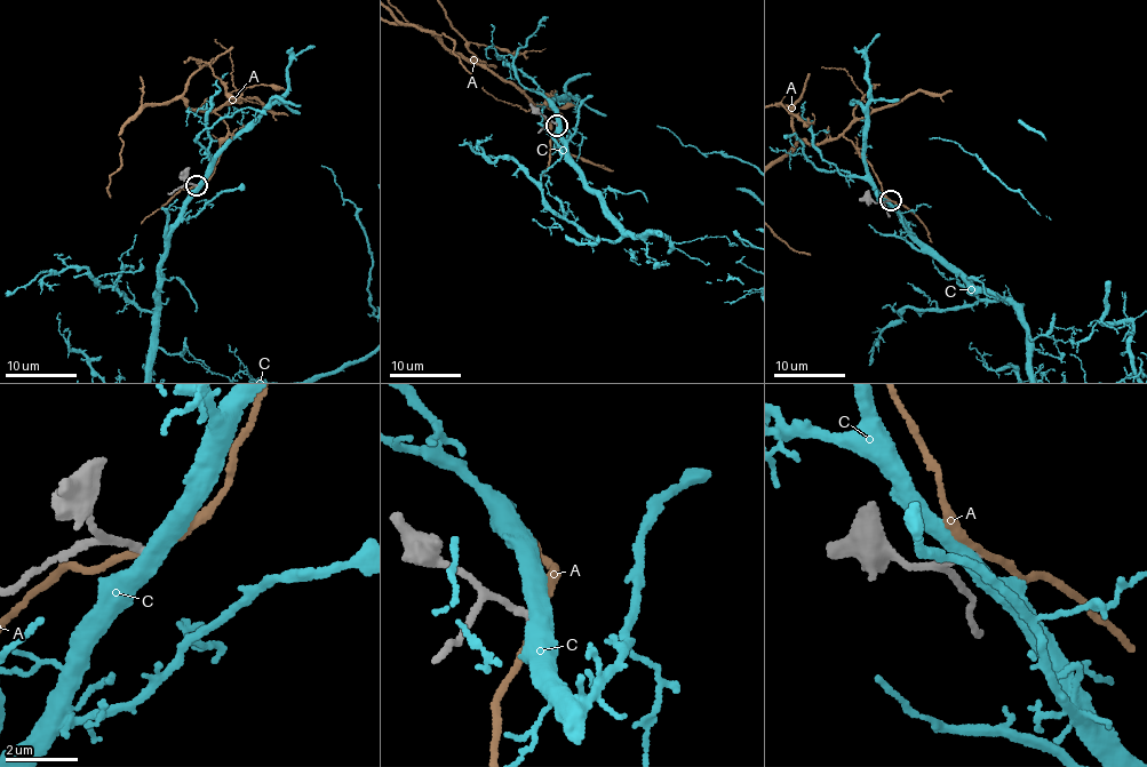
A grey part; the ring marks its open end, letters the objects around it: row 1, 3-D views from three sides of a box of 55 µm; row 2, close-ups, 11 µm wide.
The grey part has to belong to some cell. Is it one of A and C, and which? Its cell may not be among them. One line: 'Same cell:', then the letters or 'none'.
Same cell: none

